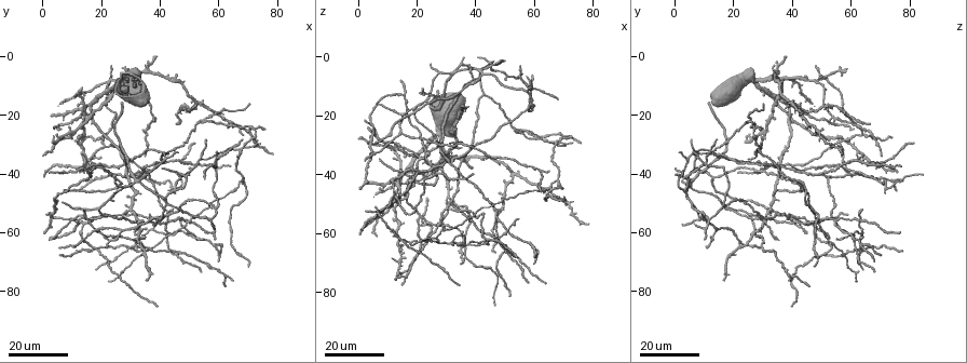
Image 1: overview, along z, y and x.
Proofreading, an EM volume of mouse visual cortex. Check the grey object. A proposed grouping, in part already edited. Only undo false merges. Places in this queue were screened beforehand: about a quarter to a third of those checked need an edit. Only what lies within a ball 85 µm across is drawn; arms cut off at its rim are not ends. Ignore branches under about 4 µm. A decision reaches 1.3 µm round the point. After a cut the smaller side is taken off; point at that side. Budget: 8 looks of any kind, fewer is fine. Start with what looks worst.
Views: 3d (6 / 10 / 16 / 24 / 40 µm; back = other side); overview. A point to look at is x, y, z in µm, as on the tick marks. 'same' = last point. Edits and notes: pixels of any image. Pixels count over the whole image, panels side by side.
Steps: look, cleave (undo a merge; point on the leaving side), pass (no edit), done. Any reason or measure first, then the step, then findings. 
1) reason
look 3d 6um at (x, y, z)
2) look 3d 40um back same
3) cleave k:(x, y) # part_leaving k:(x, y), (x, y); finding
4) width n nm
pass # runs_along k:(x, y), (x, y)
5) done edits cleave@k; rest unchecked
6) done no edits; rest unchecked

a fork
look 3d 24um at (68, 42, 42)

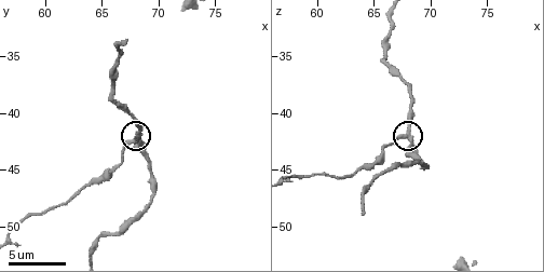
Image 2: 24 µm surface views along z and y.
closer look
look 3d 6um same

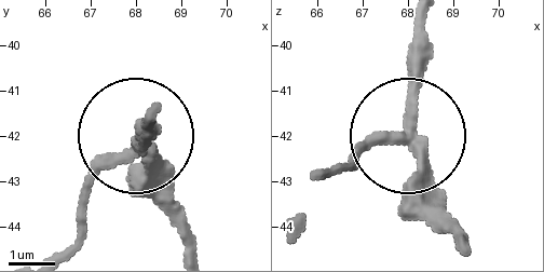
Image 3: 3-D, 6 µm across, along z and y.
arms 3
cleave 3:(84, 195) # part_leaving 3:(124, 152), (90, 187), (70, 245); a second neuron is stuck on

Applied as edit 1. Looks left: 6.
three-way junction
look 3d 16um at (15, 33, 62)

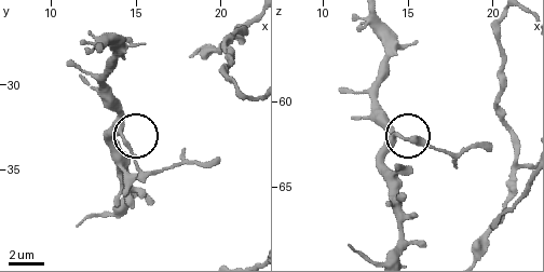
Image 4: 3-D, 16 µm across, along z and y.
zoom in
look 3d 10um at (14.1, 32.7, 62.3)

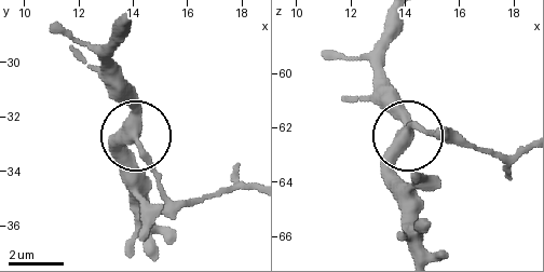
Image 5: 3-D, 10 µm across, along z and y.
width 370 nm
pass # runs_along 5:(121, 17), (114, 85), (145, 162), (175, 201); one neuron here

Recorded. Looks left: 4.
four arms meet
look 3d 24um at (44, 45, 72)

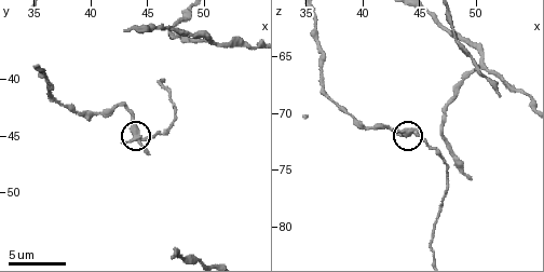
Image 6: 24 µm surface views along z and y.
closer look
look 3d 6um at (45.0, 45.4, 71.8)

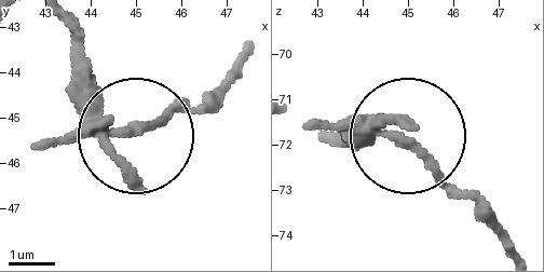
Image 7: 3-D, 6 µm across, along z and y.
arms 4
cleave 7:(152, 123) # a second neuron is stuck on

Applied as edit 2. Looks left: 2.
small branch off a trunk
look 3d 24um at (68, 31, 28)

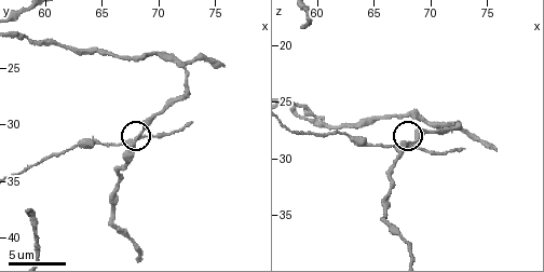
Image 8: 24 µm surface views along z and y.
zoom in
look 3d 10um at (68.4, 31.2, 28.8)

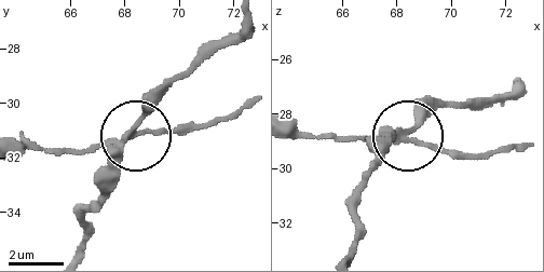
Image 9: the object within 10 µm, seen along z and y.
side_arm 5 um
cleave 9:(164, 131) # part_leaving 9:(118, 140), (71, 153), (23, 147); two neurons meet here

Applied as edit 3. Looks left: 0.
done edits cleave@3, cleave@7, cleave@9; rest unchecked

